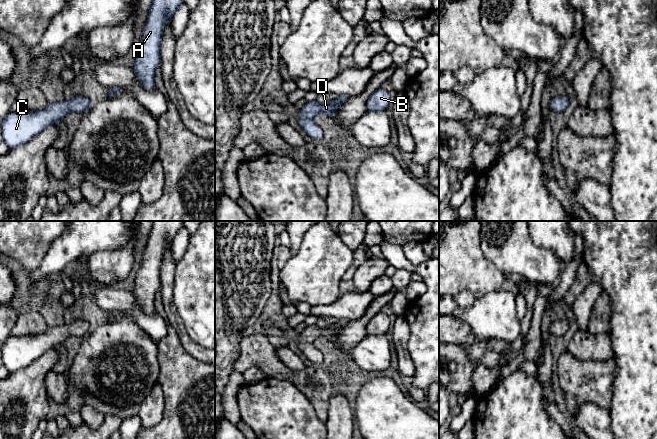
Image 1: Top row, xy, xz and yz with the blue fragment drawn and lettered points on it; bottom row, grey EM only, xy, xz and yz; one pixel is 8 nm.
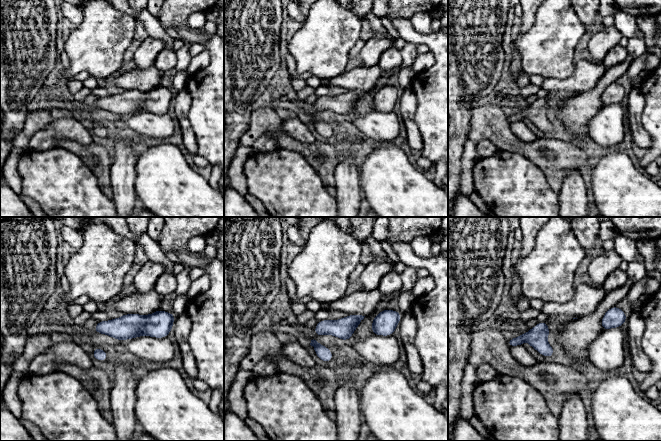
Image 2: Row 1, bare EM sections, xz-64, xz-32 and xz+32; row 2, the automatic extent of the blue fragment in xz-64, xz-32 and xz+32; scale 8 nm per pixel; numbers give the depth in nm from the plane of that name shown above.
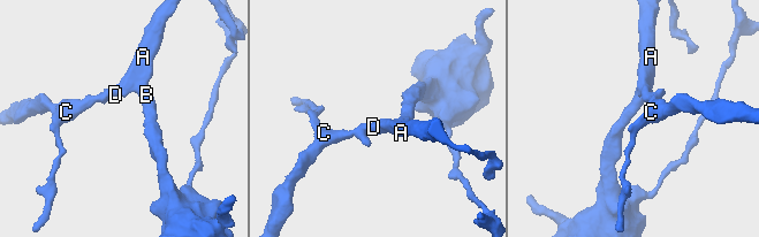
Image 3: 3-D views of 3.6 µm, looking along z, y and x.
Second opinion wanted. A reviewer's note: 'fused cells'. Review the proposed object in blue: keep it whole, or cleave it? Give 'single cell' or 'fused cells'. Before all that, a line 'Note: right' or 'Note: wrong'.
Note: wrong
single cell

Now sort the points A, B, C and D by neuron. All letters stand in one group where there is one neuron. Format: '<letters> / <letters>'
A B C D

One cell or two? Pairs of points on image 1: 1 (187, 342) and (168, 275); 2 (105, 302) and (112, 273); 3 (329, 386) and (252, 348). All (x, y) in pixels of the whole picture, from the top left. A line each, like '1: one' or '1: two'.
1: one
2: two
3: one

